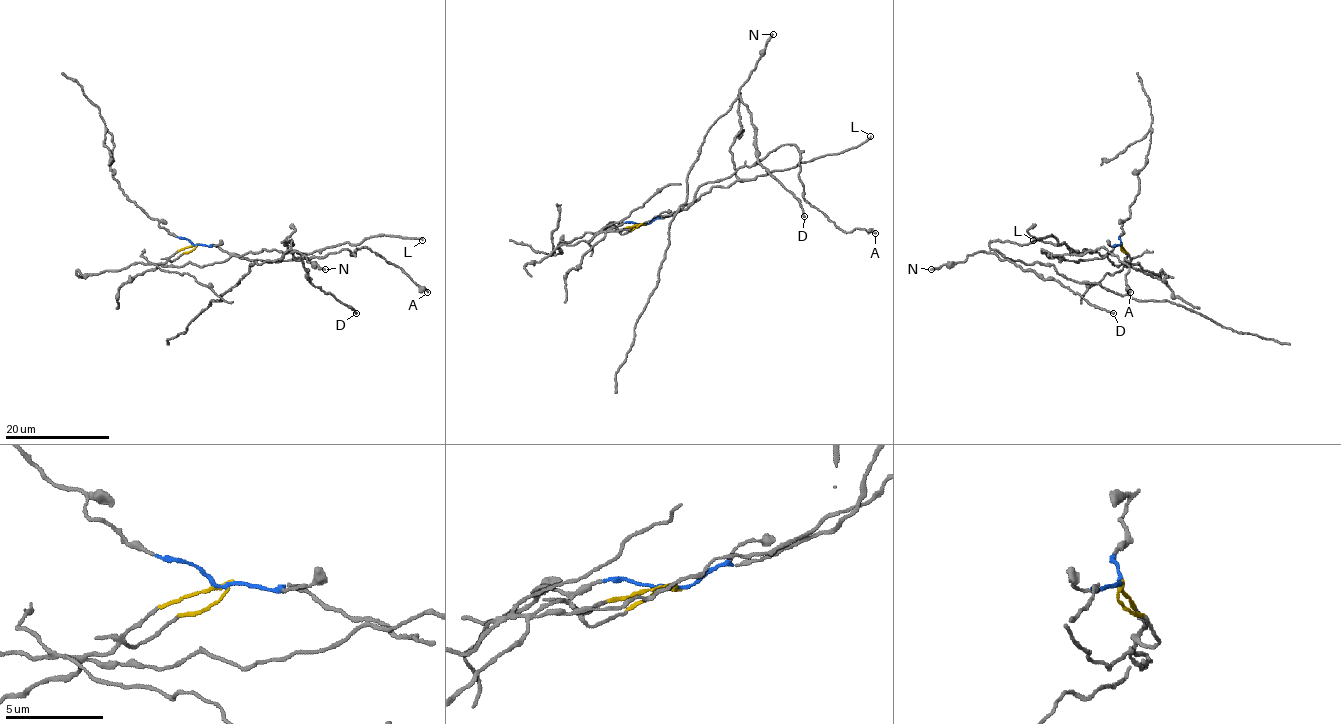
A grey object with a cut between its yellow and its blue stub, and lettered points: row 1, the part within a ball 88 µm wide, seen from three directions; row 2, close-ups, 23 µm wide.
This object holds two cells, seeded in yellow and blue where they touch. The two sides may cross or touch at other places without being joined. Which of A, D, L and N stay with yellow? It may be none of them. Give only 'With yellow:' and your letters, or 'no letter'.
With yellow: D, L, N

